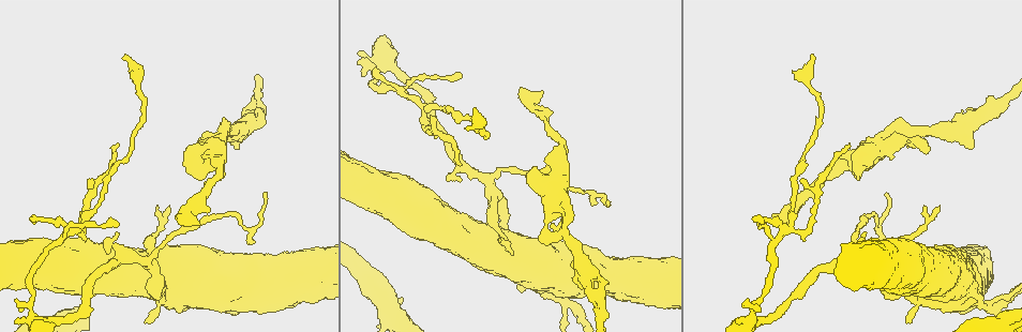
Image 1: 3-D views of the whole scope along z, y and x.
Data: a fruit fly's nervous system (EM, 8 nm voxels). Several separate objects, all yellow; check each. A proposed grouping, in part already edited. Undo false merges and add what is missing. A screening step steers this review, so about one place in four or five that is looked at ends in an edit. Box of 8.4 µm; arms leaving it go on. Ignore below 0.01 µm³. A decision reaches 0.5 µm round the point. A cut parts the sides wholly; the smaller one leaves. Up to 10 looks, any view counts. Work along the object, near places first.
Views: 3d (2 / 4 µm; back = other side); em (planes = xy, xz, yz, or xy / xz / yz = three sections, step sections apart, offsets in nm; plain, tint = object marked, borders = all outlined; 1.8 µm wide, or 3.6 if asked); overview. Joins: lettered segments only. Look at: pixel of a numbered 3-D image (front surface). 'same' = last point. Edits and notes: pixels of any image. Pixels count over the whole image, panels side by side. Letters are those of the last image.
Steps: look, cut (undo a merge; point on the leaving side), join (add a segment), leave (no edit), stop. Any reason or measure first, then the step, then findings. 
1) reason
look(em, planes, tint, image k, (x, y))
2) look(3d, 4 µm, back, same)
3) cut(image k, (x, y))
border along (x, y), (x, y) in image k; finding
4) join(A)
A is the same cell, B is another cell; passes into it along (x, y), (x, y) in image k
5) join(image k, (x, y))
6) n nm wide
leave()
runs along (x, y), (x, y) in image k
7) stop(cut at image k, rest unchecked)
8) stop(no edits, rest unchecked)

free end
look(3d, 4 µm, back, image 1, (812, 54))

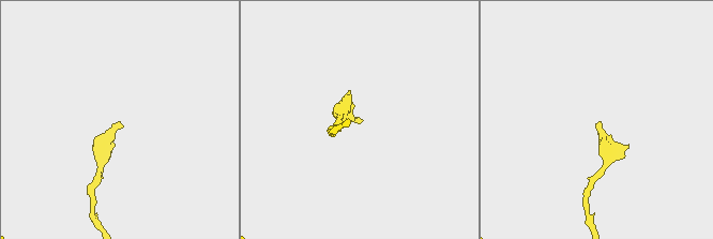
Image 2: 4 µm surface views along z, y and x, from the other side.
look(em, planes, borders, image 2, (600, 121))

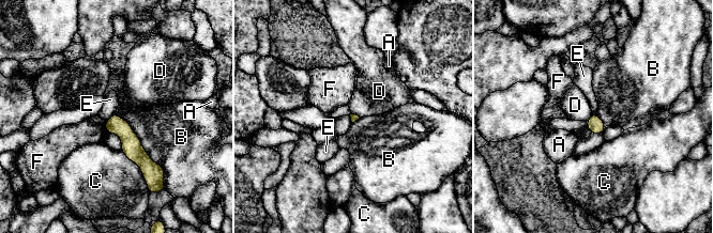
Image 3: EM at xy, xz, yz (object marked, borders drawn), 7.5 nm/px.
leave()
A, B, C, D, E and F are other cells; none of them fits

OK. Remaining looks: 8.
thin end
look(em, planes, borders, image 1, (753, 219))

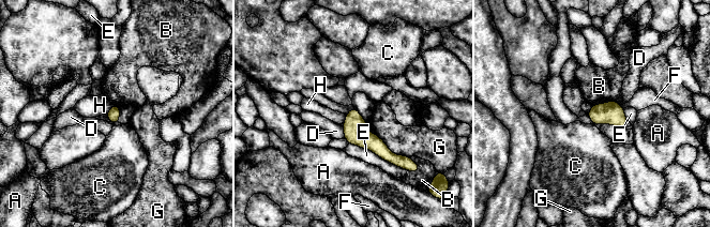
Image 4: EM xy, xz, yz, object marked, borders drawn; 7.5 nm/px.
leave()
A, B, C, D, E, F, G and H are other cells; none of them fits

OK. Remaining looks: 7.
thick turns thin
look(em, yz, step 4, tint, image 1, (30, 306))

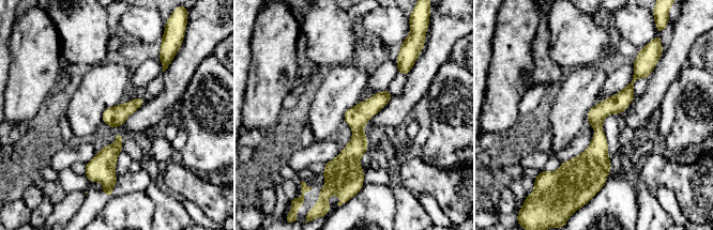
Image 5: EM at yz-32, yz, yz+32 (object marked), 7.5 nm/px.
another direction
look(em, planes, tint, same)

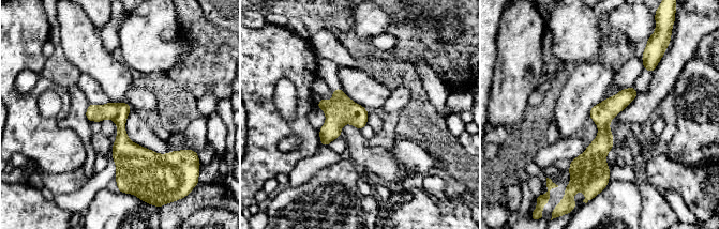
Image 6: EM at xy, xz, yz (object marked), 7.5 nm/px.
look(em, planes, borders, same)

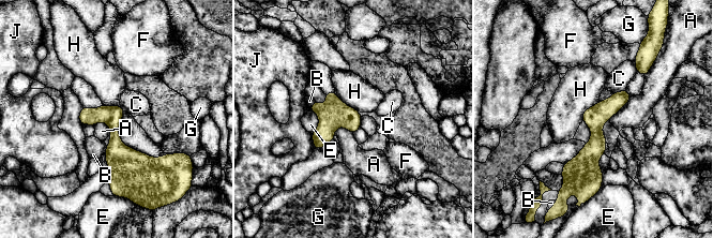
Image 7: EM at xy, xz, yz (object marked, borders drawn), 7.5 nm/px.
leave()
A, B, C, E, F, G, H and J are other cells; continuous, no second cell

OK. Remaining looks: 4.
look(em, 3.6 µm, planes, tint, image 1, (918, 299))

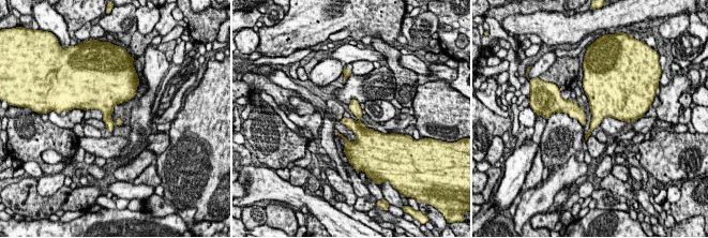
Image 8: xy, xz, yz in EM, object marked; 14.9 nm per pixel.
see the neighbours
look(em, 3.6 µm, planes, borders, same)

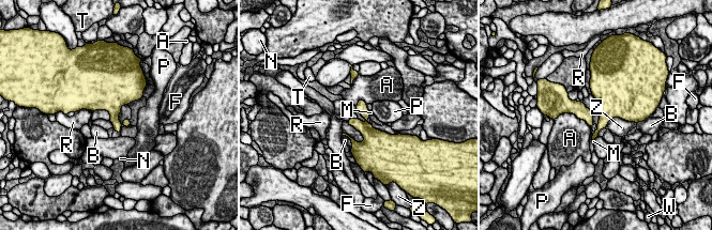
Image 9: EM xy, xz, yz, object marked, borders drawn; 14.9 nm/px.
190 nm wide
cut(image 9, (364, 112))
A, B, F, M, N, P, R, T, W and Z are other cells; two cells meet here

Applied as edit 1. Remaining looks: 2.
an open end
look(em, planes, borders, image 1, (581, 288))

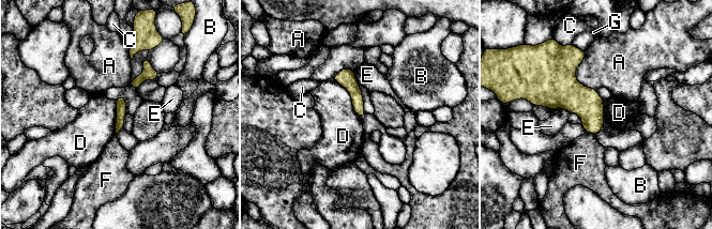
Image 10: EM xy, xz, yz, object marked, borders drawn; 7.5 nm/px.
leave()
A, B, C, D, E, F and G are other cells; border along (332, 78), (349, 93), (361, 119) in image 10; none of them fits

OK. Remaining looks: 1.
stop(cut at image 9, rest unchecked)

